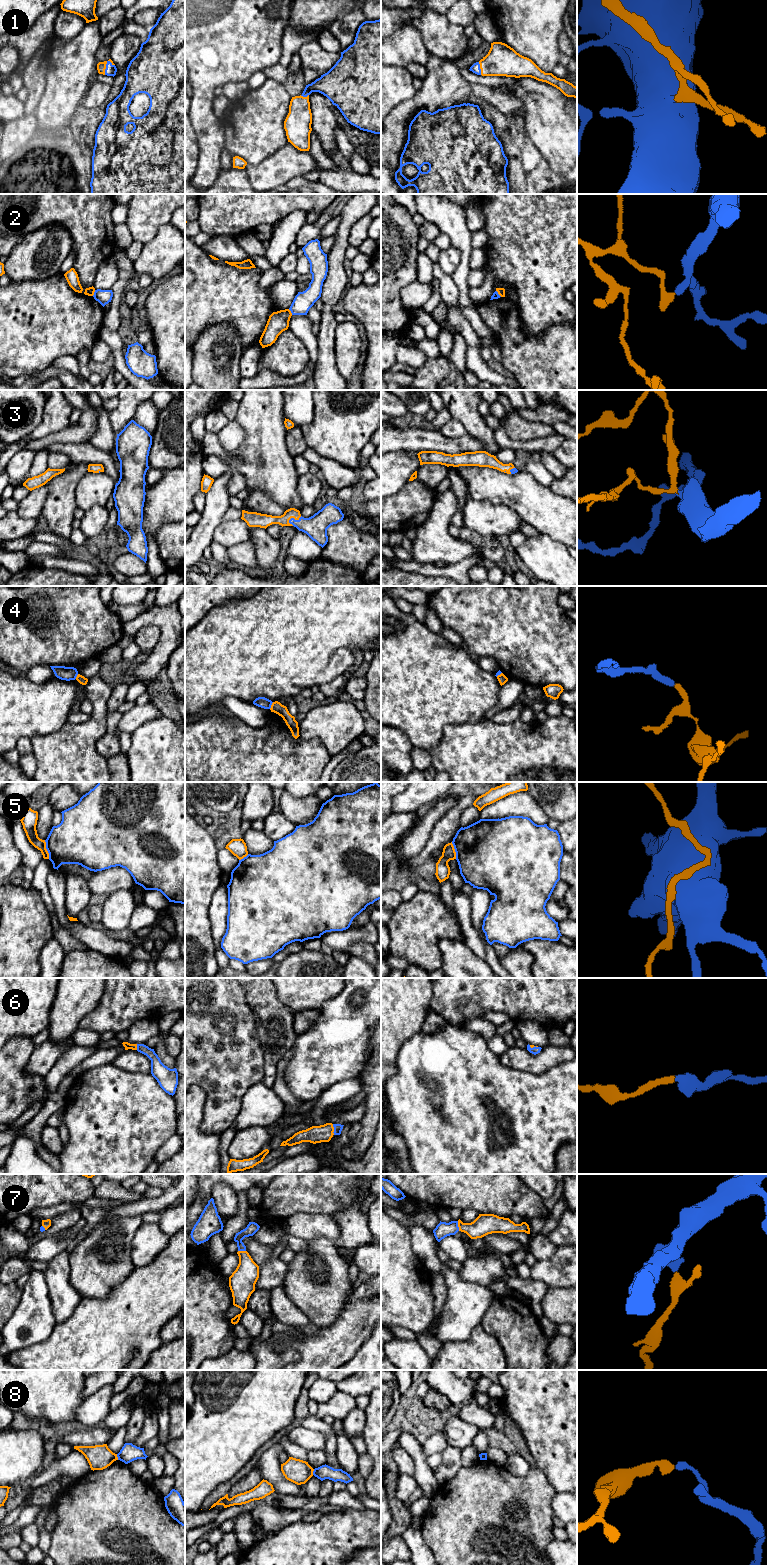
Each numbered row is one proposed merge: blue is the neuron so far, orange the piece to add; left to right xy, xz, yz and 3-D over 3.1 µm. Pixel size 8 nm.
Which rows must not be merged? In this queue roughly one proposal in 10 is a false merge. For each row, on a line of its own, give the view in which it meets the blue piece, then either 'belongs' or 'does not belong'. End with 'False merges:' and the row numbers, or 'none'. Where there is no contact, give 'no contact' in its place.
1: contact in xy; belongs
2: contact in xy; does not belong
3: contact in xz; belongs
4: contact in xz; does not belong
5: contact in xy; belongs
6: contact in xz; belongs
7: contact in yz; belongs
8: contact in xy; does not belong
False merges: 2, 4, 8

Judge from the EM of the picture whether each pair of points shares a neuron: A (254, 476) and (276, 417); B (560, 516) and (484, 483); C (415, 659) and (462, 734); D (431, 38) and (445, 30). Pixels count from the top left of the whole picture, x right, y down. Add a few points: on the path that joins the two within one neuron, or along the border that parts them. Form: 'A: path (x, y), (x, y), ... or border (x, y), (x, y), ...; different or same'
A: path (266, 462), (266, 432); same
B: path (541, 507), (520, 492), (503, 489); same
C: border (479, 721), (447, 724), (443, 728), (440, 741); different
D: path (434, 38), (437, 38), (442, 33); same

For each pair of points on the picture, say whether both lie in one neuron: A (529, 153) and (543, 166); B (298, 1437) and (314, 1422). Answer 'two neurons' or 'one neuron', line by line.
A: two neurons
B: two neurons

